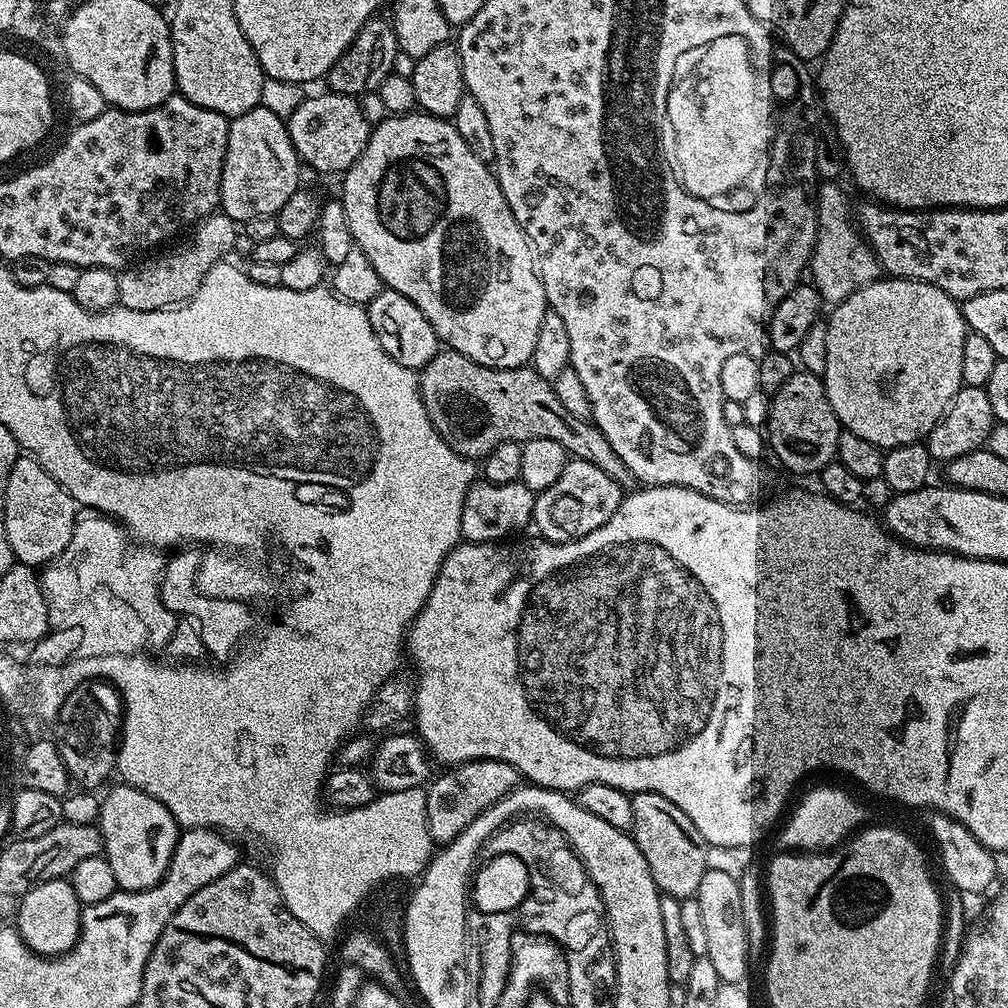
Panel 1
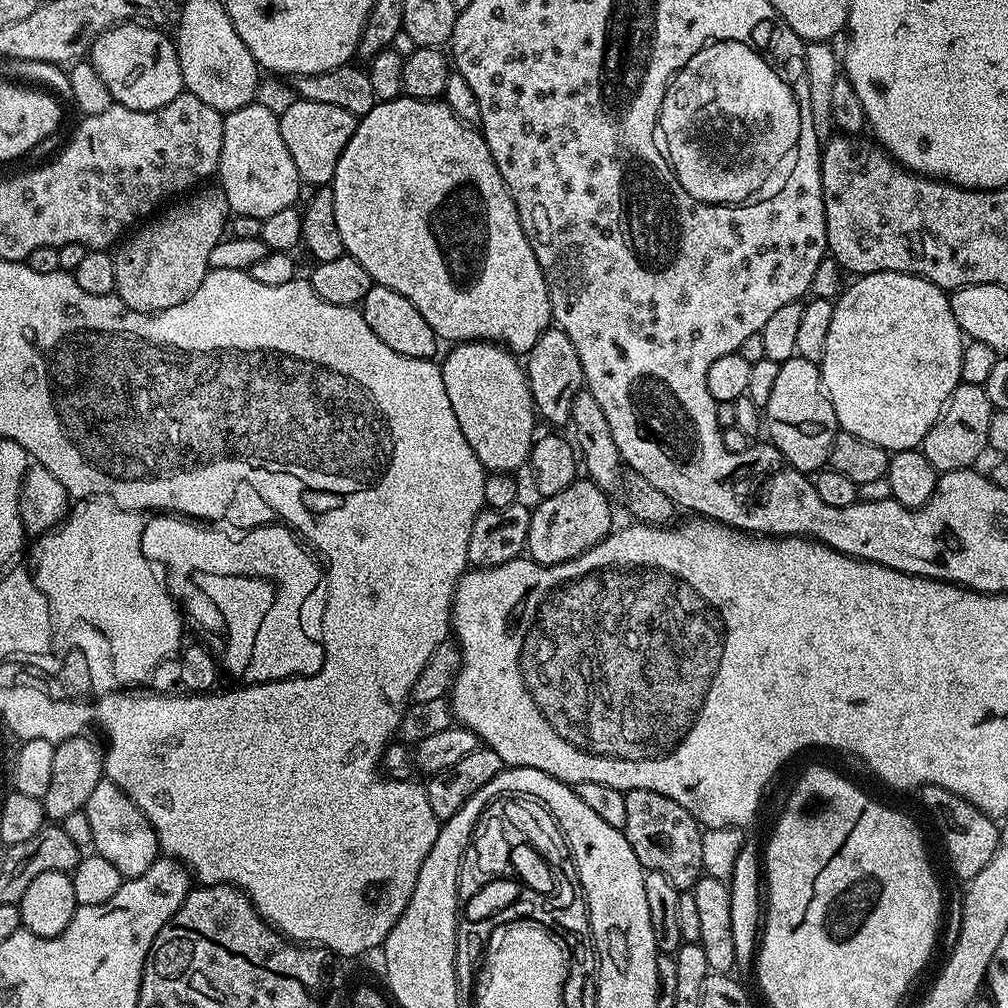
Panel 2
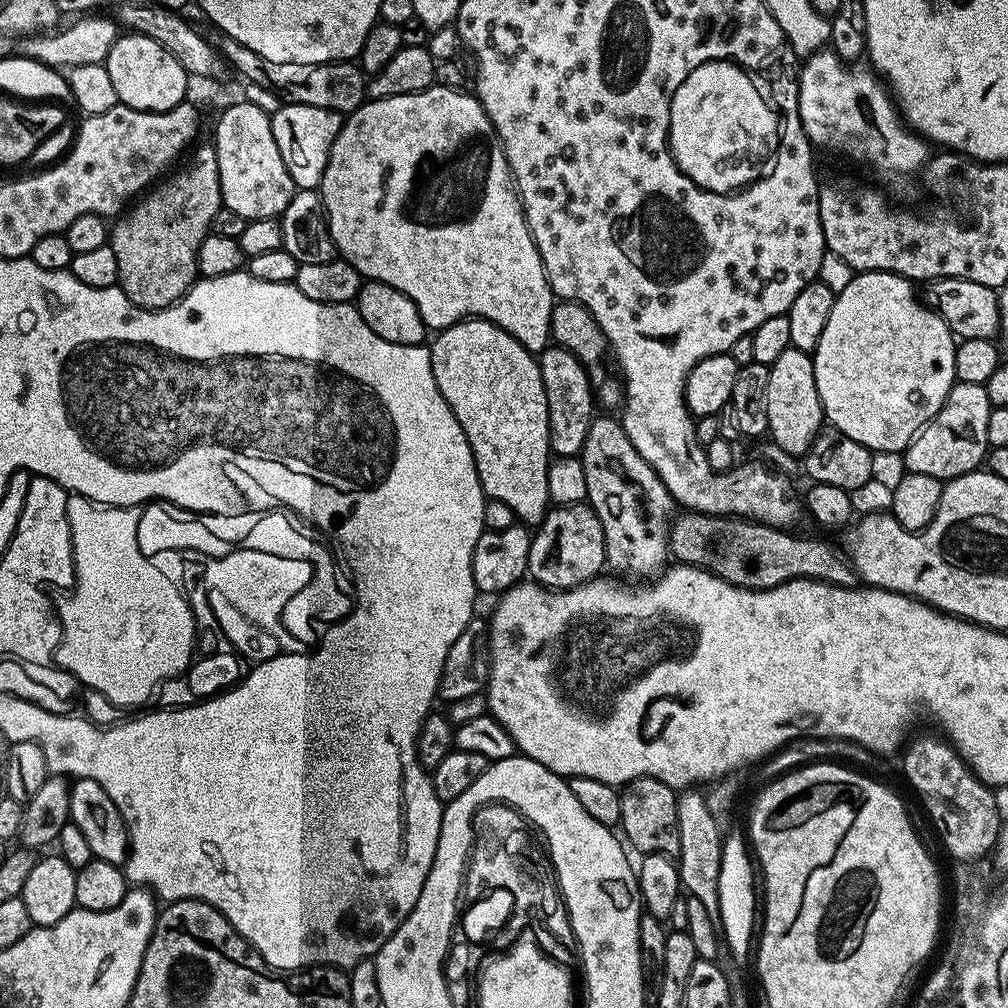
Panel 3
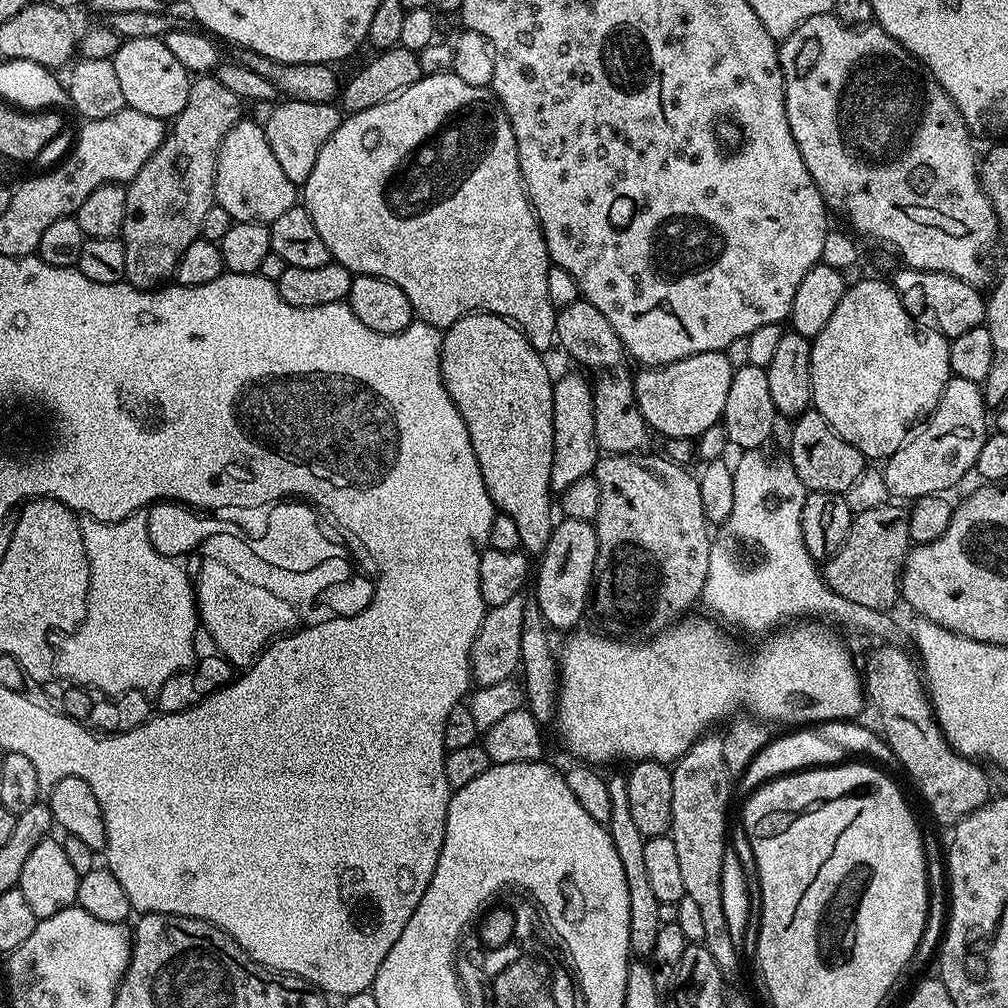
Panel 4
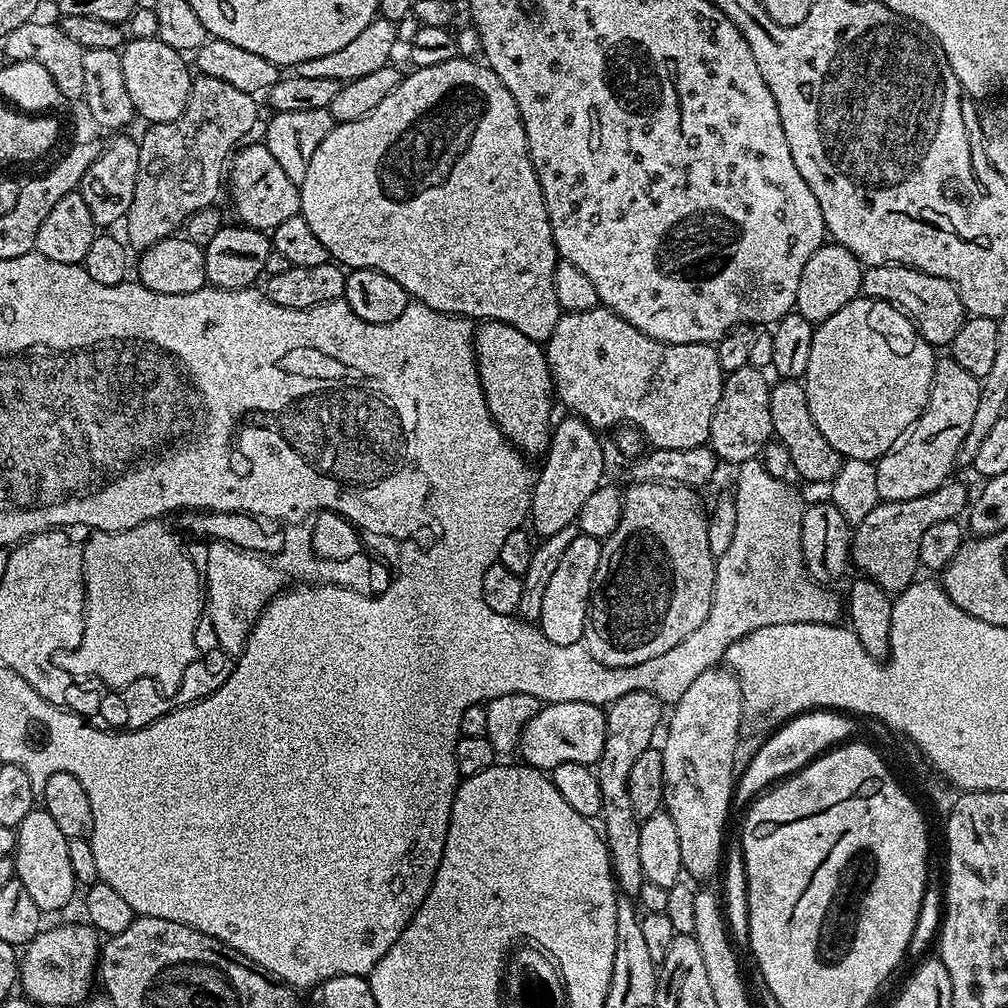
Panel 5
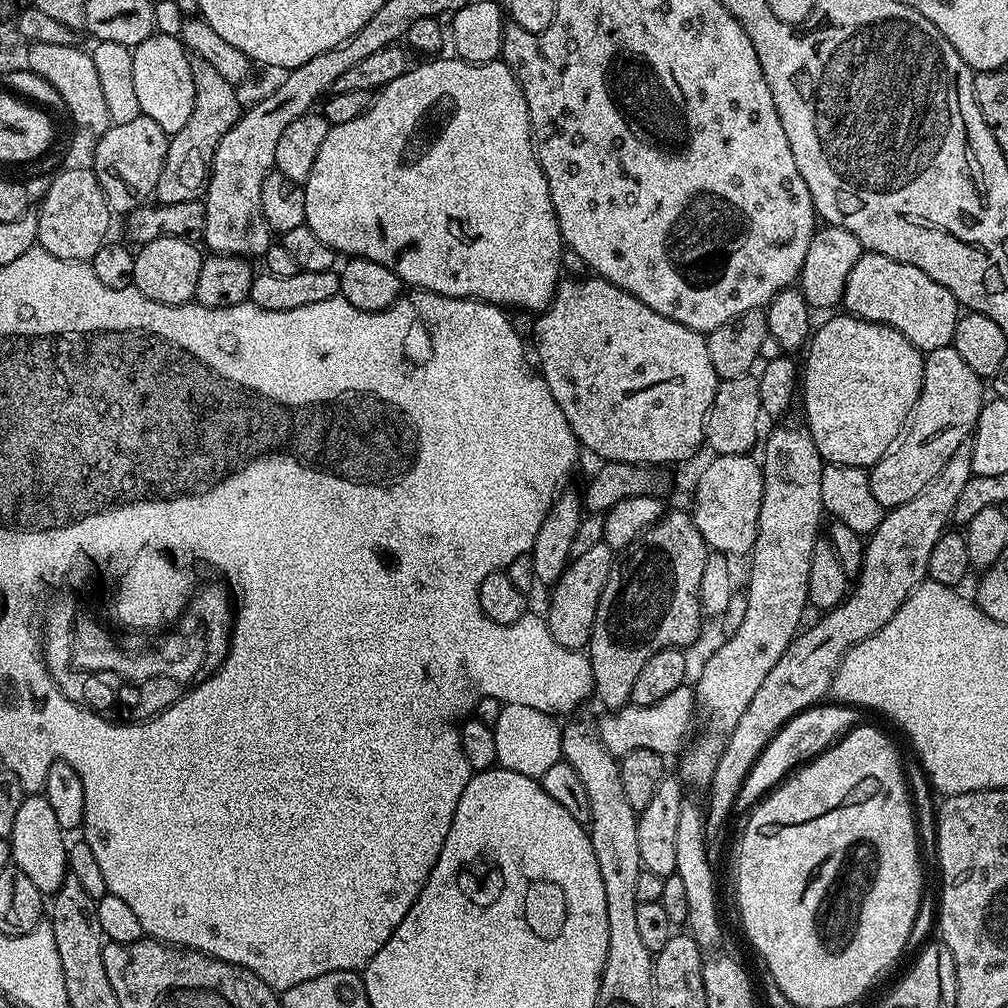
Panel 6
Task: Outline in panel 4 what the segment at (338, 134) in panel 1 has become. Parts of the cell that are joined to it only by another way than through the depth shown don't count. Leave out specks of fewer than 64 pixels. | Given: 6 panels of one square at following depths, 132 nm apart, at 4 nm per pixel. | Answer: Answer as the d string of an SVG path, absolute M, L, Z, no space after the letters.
M290 99L280 103L273 107L270 122L263 124L264 133L270 142L270 150L274 150L274 158L278 158L282 170L286 173L286 178L290 178L292 184L302 186L310 178L310 170L314 170L314 162L318 162L322 146L326 146L334 130L338 130L342 112L335 103L323 104Z

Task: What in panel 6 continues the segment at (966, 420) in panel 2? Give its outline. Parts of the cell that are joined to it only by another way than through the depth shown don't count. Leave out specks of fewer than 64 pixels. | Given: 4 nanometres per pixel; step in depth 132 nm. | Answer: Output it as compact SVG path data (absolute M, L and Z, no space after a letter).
M954 347L939 348L927 353L924 358L924 381L920 387L920 396L912 408L912 415L902 433L902 439L870 469L870 490L874 490L874 498L884 509L891 510L902 506L902 502L910 502L921 490L950 462L950 454L958 450L976 430L980 411L986 403L985 381L964 359Z

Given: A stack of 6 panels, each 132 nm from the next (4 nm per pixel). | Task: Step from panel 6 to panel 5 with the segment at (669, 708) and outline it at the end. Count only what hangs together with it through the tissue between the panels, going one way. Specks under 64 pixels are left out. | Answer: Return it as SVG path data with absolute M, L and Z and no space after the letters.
M558 702L544 704L521 732L518 755L527 767L550 770L562 762L578 762L595 766L606 742L605 709L599 704L586 702Z

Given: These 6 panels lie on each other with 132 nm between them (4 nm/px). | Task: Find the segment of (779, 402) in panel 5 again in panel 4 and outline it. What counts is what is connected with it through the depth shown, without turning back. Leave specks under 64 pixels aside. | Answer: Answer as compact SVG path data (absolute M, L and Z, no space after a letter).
M815 410L801 412L791 421L792 437L788 440L787 459L794 466L798 478L809 492L839 492L848 494L853 491L858 478L866 470L866 458L850 442L846 442Z

